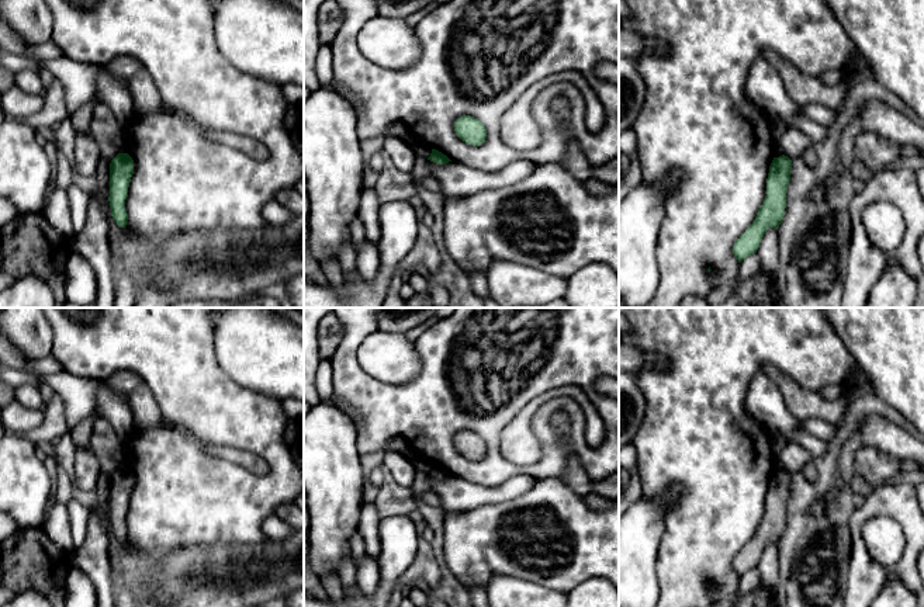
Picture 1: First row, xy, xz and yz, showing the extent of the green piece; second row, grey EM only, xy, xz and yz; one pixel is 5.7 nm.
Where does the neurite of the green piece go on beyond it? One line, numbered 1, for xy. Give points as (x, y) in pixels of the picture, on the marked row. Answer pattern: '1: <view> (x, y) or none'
1: none

